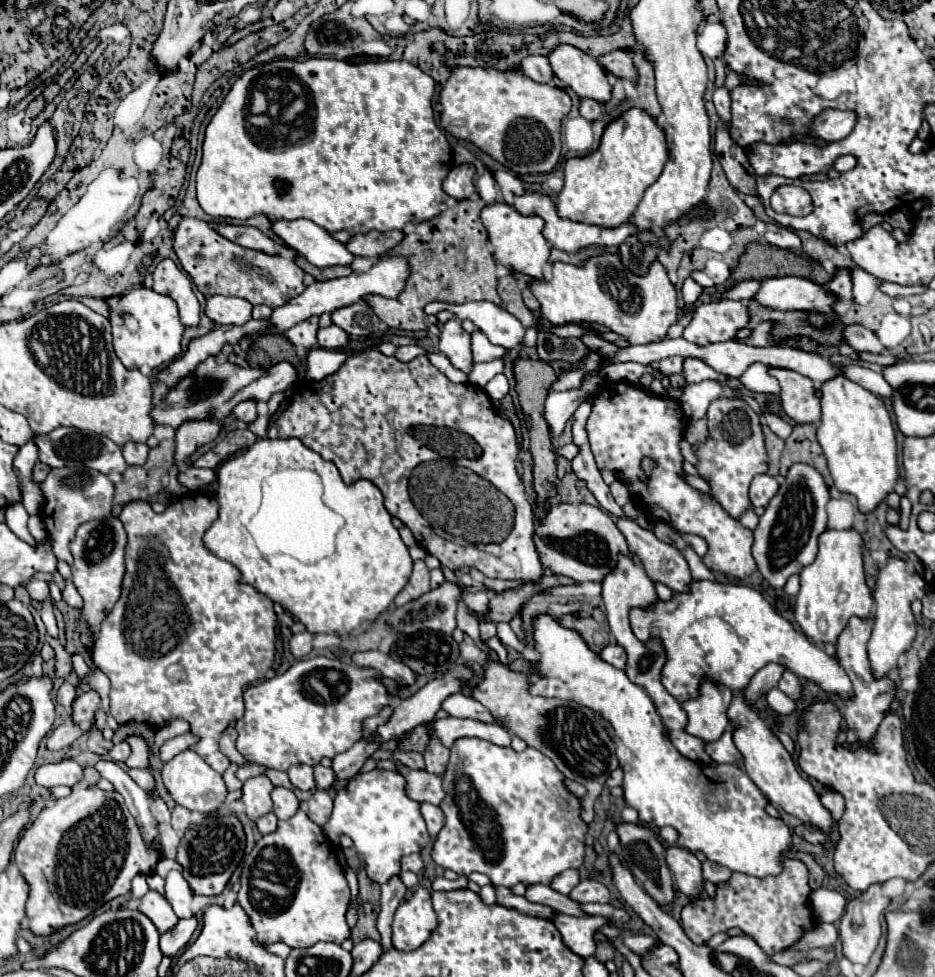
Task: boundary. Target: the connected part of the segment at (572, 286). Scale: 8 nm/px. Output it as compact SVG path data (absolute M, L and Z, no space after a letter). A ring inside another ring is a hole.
M616 252L592 256L582 266L554 262L550 280L532 280L532 276L520 276L520 272L512 272L512 276L530 286L540 302L542 318L552 326L600 324L618 332L630 344L648 344L662 340L666 330L678 320L676 290L660 260L654 260L644 276L628 270Z

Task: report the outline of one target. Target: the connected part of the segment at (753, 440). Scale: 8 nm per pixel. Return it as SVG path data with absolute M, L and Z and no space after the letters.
M720 396L708 408L708 428L710 440L698 450L698 472L708 480L710 494L722 504L722 508L738 518L746 508L750 508L748 486L756 474L768 470L768 454L764 450L764 434L760 416L736 396Z

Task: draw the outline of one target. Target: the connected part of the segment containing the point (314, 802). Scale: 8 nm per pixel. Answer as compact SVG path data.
M312 794L312 798L308 800L308 818L312 822L316 822L318 826L322 826L332 812L332 796L330 794Z

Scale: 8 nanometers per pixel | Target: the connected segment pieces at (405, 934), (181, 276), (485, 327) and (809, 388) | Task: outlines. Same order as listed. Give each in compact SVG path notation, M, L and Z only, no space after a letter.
M418 886L414 894L402 902L392 922L392 944L396 950L412 952L420 948L436 928L436 914L430 902L430 890Z
M164 258L156 264L152 272L152 290L158 294L170 296L180 310L180 320L184 326L198 326L200 322L200 304L194 296L192 282L188 276L170 260Z
M488 300L456 304L456 306L431 302L424 308L427 315L437 315L440 310L456 312L458 320L466 320L466 318L472 320L488 336L492 344L498 344L504 348L518 348L522 344L526 328L520 324L520 320Z
M770 366L768 374L780 382L780 402L786 416L798 424L820 422L820 400L816 398L816 388L810 378L776 366Z

